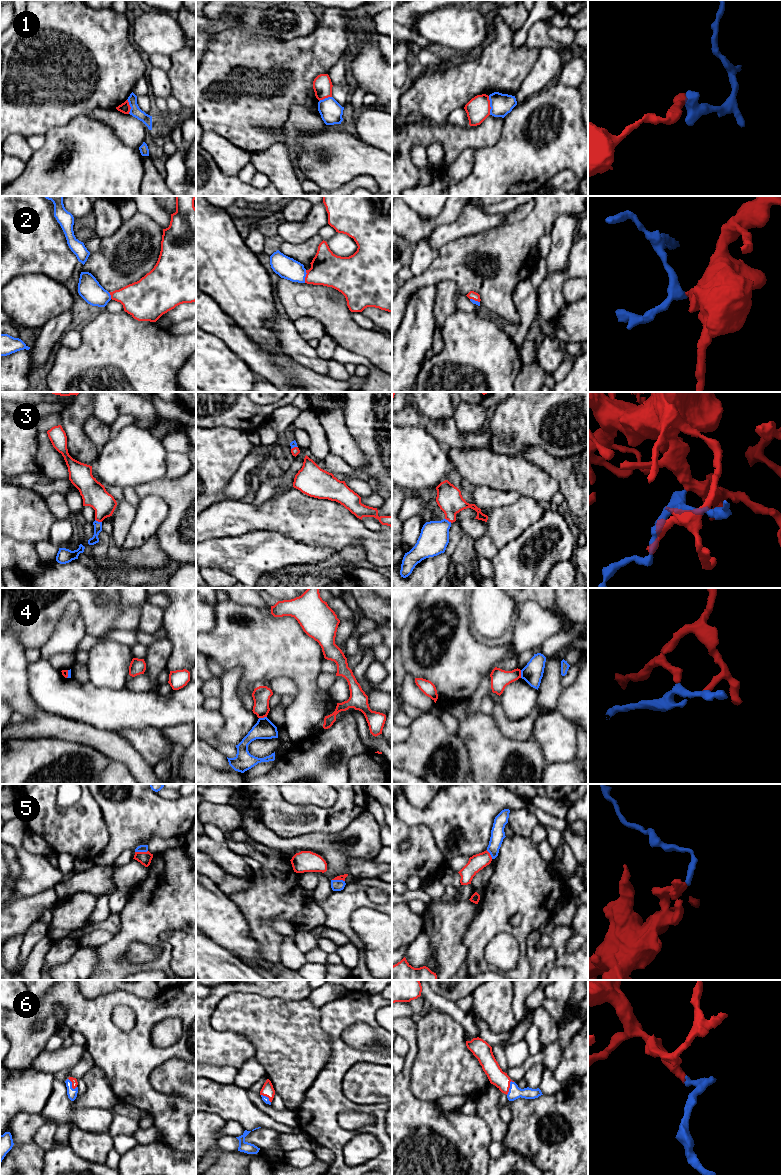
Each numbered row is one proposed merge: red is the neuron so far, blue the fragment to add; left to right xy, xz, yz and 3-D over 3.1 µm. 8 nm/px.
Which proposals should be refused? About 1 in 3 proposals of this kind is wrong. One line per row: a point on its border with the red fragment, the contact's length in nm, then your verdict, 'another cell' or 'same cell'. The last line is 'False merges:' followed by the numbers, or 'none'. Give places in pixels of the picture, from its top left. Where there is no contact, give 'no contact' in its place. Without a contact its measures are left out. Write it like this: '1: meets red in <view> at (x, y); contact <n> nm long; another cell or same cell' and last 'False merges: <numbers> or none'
1: meets red in yz at (489, 105); contact 150 nm long; another cell
2: meets red in xz at (306, 276); contact 110 nm long; same cell
3: meets red in xy at (98, 521); contact 60 nm long; same cell
4: meets red in xz at (262, 717); contact 70 nm long; another cell
5: meets red in xy at (141, 852); contact 110 nm long; another cell
6: meets red in yz at (509, 1087); contact 130 nm long; same cell
False merges: 1, 4, 5

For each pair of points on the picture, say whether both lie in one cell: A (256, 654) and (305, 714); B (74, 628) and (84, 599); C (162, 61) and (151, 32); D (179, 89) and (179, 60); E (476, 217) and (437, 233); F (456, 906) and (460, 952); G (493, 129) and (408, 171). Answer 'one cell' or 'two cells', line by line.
A: one cell
B: two cells
C: two cells
D: one cell
E: one cell
F: one cell
G: one cell

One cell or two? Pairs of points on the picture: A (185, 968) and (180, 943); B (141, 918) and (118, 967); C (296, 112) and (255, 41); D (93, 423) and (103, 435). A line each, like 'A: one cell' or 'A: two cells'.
A: one cell
B: one cell
C: two cells
D: one cell

